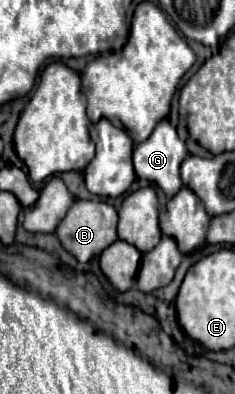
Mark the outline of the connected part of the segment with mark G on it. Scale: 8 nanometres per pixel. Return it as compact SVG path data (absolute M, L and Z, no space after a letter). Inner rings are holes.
M167 119L157 123L151 137L147 141L135 145L135 149L133 149L133 165L135 165L137 177L155 183L167 195L167 199L171 199L183 187L181 177L179 177L179 165L185 157L187 157L185 143L177 137L177 129Z

